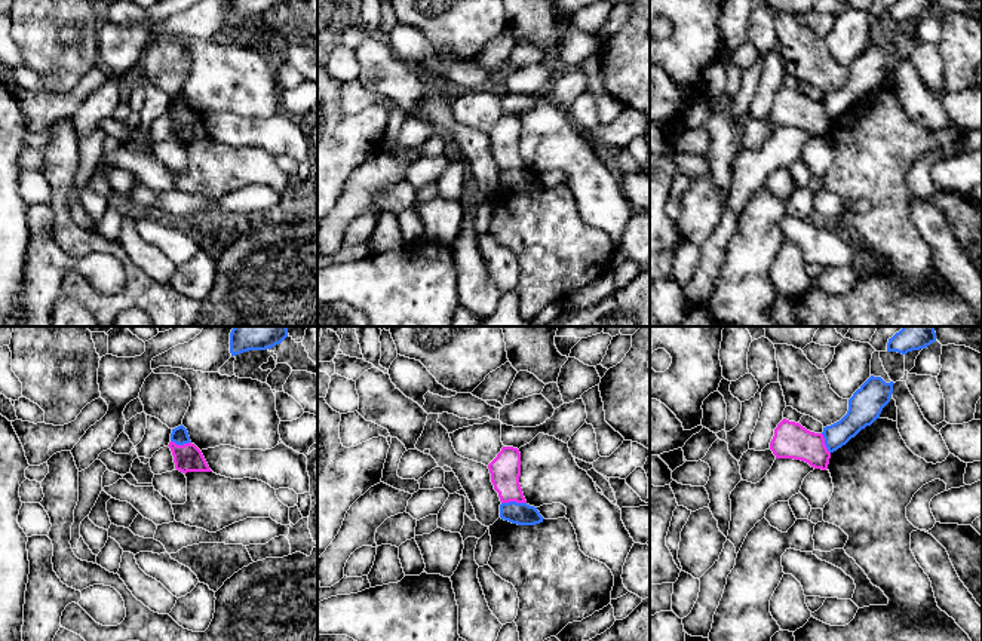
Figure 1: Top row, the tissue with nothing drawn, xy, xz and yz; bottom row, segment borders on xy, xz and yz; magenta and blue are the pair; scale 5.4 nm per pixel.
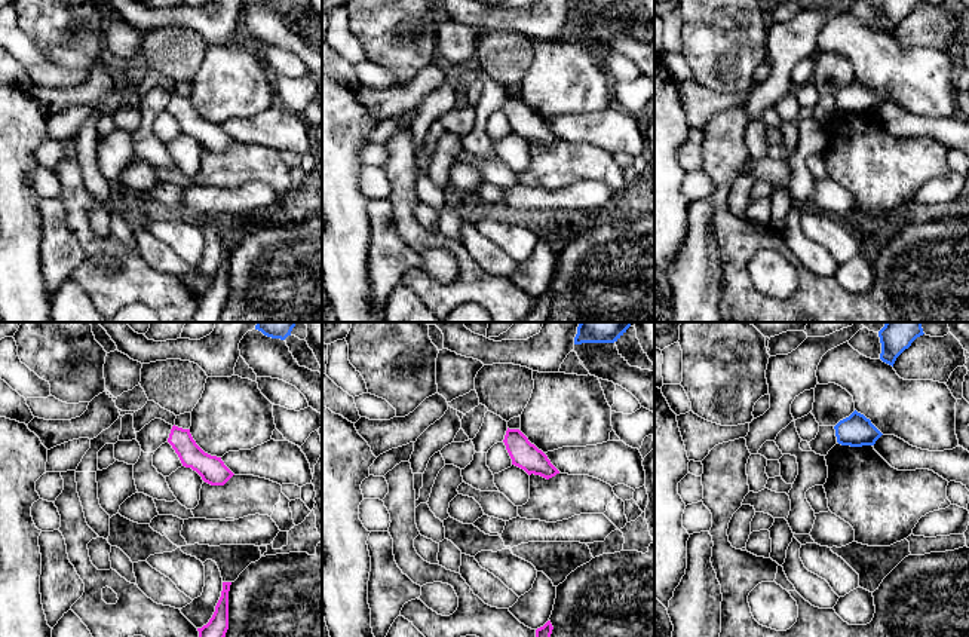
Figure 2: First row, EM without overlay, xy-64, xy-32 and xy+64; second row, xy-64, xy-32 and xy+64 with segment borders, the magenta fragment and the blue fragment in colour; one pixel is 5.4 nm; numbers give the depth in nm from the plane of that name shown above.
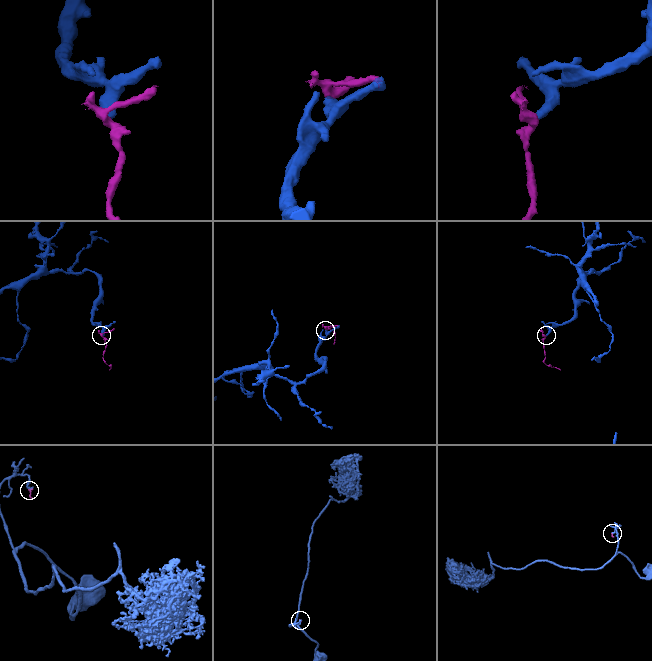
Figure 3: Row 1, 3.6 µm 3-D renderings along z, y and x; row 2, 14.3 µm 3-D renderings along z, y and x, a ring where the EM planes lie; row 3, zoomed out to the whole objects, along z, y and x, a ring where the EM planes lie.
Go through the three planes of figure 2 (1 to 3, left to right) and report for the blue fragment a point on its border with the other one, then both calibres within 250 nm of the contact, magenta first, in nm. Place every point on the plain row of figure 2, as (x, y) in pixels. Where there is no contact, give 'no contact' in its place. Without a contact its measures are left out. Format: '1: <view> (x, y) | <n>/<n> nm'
1: no contact
2: no contact
3: no contact

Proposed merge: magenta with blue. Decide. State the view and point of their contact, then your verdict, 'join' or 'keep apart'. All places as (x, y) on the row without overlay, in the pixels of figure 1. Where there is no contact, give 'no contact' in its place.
xz (513, 168) | keep apart

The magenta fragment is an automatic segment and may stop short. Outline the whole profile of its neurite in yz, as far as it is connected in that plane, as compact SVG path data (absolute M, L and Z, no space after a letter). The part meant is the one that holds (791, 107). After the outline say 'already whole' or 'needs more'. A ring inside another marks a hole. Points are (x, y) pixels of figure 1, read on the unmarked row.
M786 86L774 96L770 117L776 126L801 128L822 138L828 137L831 126L822 101L810 99L800 91Z; already whole

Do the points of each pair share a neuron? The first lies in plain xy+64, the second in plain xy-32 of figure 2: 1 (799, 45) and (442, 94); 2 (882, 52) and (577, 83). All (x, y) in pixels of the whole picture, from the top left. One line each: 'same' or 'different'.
1: same
2: same

